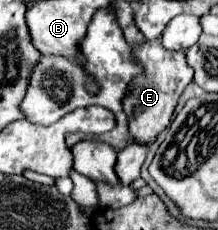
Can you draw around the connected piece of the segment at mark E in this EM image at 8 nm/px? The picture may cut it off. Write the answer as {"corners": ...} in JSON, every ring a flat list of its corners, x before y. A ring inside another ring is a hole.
{"corners":[[161,39,135,45,131,53,143,67,143,73,129,83,123,99,123,111,129,119,129,135,133,135,133,143,149,147,151,143,155,143,157,135,171,123,171,115,183,89,193,81,193,69,185,63,183,51,169,51,161,47]]}

